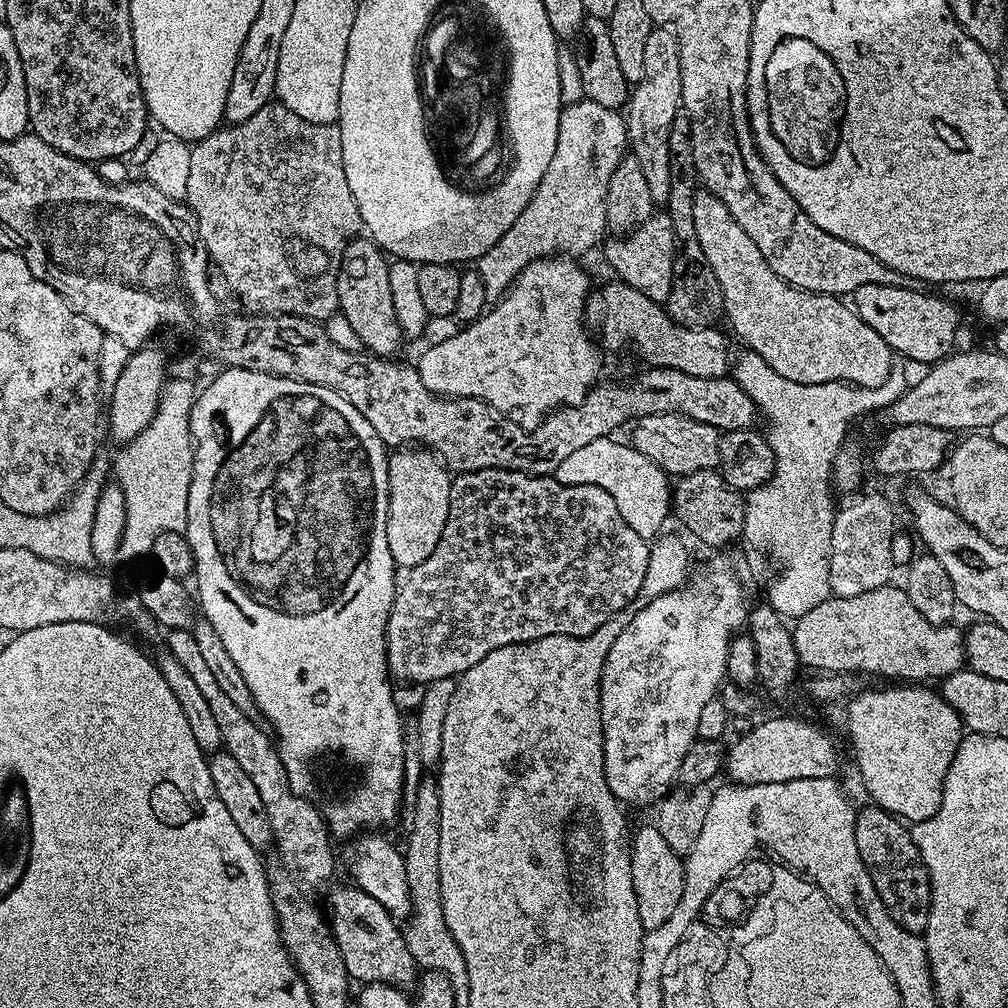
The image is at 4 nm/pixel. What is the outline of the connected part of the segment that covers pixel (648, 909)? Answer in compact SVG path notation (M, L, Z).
M654 826L635 829L630 840L632 849L632 877L634 878L634 892L638 898L638 918L642 918L645 932L658 930L682 899L682 890L686 886L684 880L684 862L681 853L670 850L666 838Z

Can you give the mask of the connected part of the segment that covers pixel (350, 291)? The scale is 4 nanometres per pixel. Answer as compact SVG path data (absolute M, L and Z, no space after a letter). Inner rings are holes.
M353 238L344 245L340 263L336 269L336 289L338 290L339 315L354 326L361 345L371 355L385 358L395 357L400 348L402 333L392 302L389 261L380 247L371 239ZM385 260L385 261L384 261Z

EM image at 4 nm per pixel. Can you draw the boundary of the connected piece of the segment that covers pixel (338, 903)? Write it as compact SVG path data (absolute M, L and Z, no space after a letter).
M346 882L328 896L326 916L332 928L332 937L342 954L349 981L361 980L361 985L372 983L391 984L408 990L418 979L418 967L404 941L401 925L393 920L386 907L376 902L370 894Z

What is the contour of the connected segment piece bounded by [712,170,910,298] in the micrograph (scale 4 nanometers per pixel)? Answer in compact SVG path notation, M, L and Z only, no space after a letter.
M740 171L742 184L712 184L712 192L743 192L742 196L724 196L722 203L726 210L750 234L754 246L762 250L762 258L793 288L801 288L804 292L817 292L823 296L837 298L851 297L858 290L858 286L870 286L881 284L882 286L894 286L895 288L907 288L910 281L907 276L898 274L898 270L890 270L874 254L866 254L862 246L854 246L850 242L842 242L842 238L834 238L834 234L826 234L822 226L814 226L810 218L806 218L804 211L794 202L794 198L780 200L780 196L772 196L772 200L764 200L764 196L756 196L752 188L748 188L748 176Z

